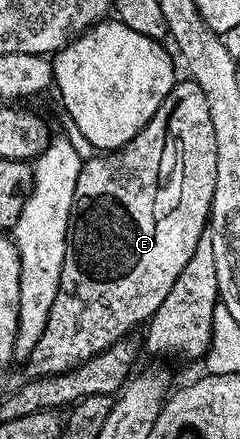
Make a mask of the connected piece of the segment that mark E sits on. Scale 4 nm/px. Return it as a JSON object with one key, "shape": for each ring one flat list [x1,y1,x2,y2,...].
{"shape":[[192,79,179,80,174,90,160,103,156,115,148,119,148,123,139,133,127,143,123,149,103,152,94,155,91,159,83,160,82,170,76,179,74,188,74,202,70,212,70,226,66,232,66,250,64,263,60,267,60,283,56,291,55,302,50,309,45,310,46,330,38,337,38,342,30,349,30,358,26,361,27,378,56,377,59,373,68,373,81,365,82,362,92,359,109,345,123,340,138,324,149,322,150,317,164,303,168,291,172,291,172,283,176,283,176,275,184,271,188,259,192,259,192,251,200,241,200,235,207,232,210,220,210,208,216,191,216,131,212,131,212,111,208,111,208,95,200,91,198,84]]}

